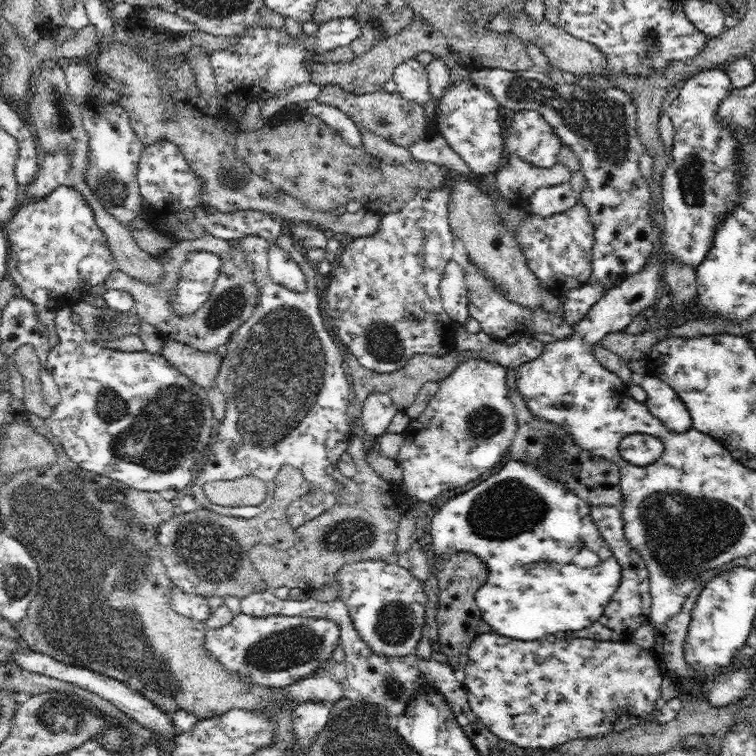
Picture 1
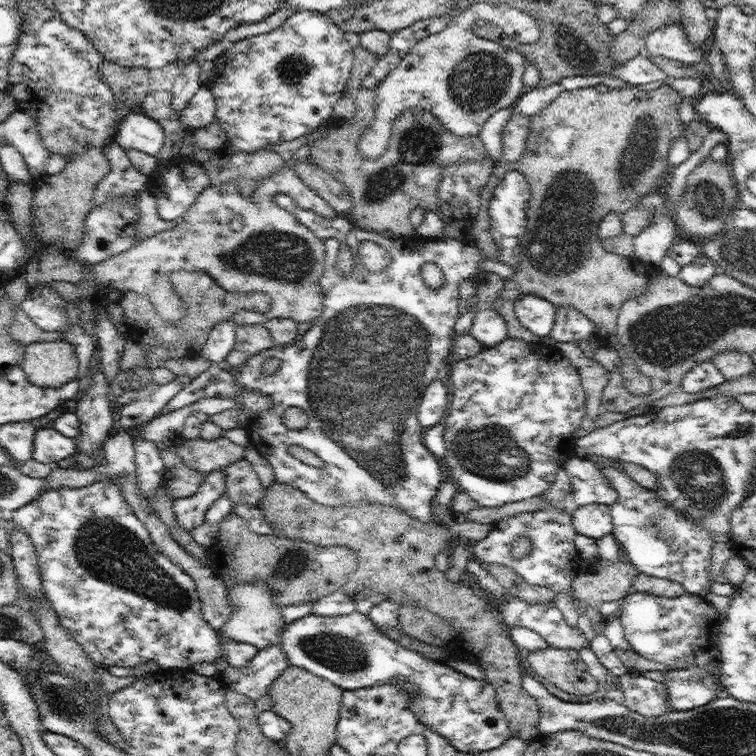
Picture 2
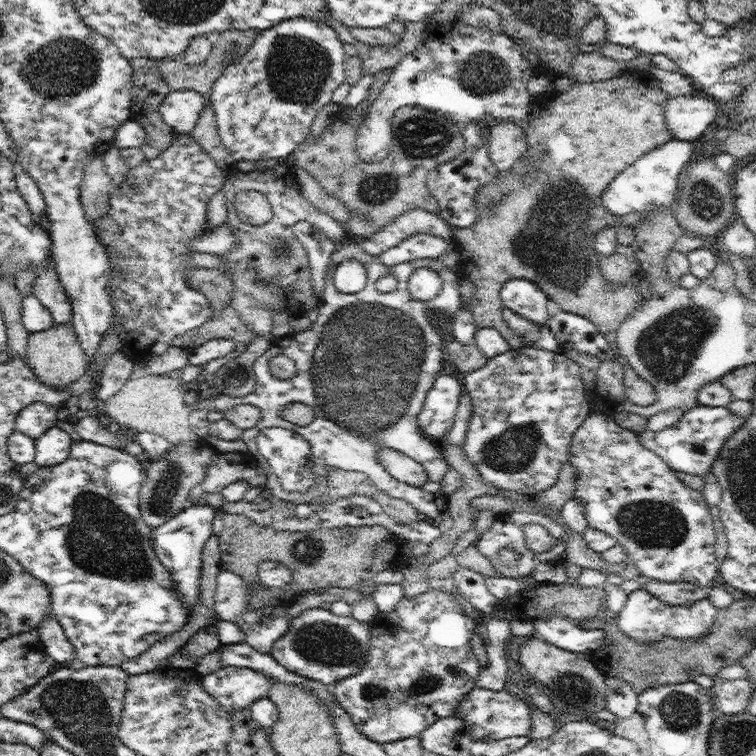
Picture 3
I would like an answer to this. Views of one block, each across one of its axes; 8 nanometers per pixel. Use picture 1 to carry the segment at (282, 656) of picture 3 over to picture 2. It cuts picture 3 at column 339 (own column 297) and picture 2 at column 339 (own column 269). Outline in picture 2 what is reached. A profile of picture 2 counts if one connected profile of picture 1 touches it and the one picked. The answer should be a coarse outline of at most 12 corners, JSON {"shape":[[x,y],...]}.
{"shape":[[366,614],[285,624],[290,665],[346,690],[400,682],[464,754],[512,737],[491,684]]}

